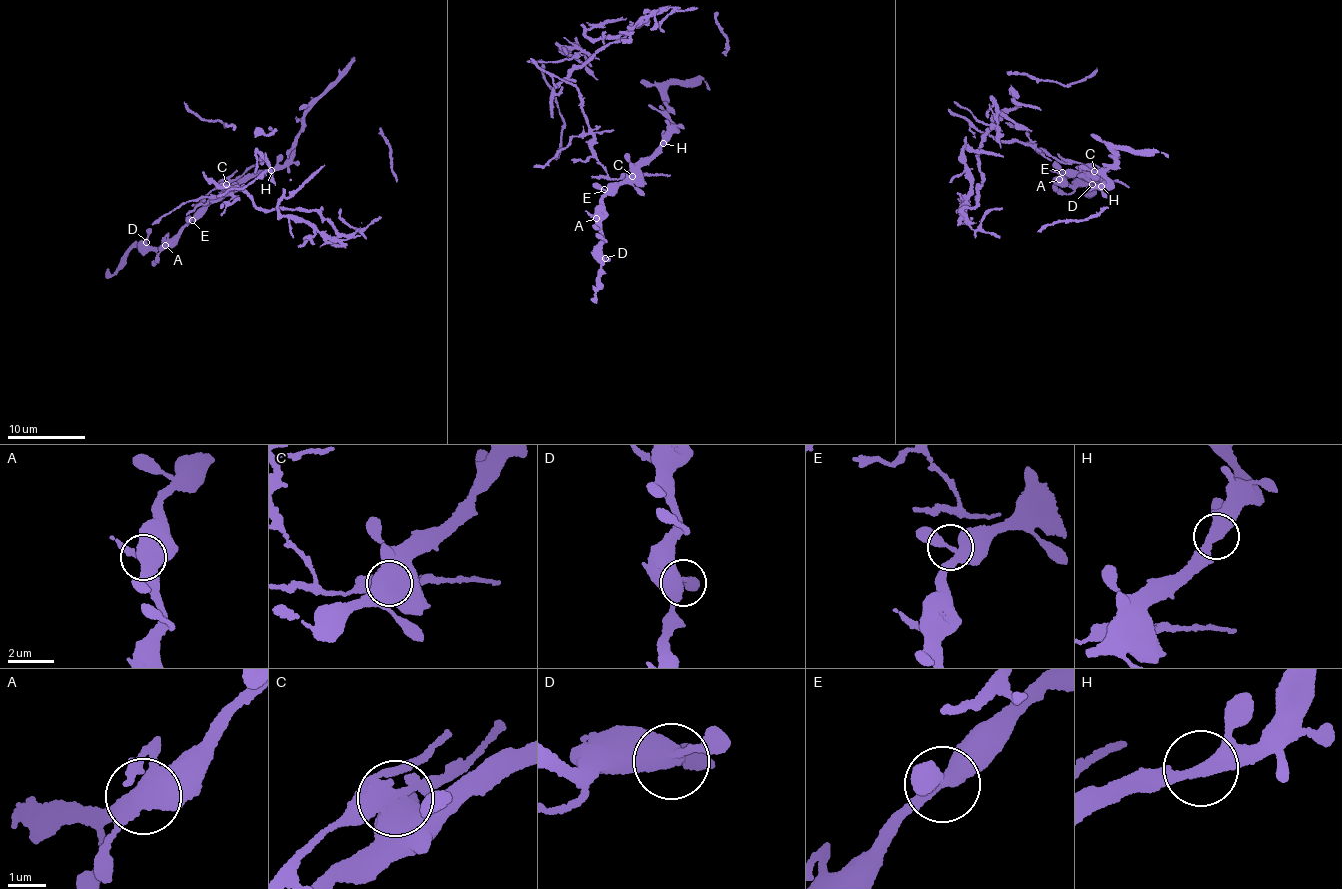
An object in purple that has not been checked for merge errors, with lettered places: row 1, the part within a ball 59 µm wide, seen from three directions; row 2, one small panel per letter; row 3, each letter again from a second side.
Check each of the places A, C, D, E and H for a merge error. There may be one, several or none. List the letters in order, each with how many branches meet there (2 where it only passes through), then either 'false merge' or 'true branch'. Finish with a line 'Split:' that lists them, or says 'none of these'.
A: branches 4; true branch
C: branches 4; false merge
D: branches 3; true branch
E: branches 3; true branch
H: branches 3; true branch
Split: C

